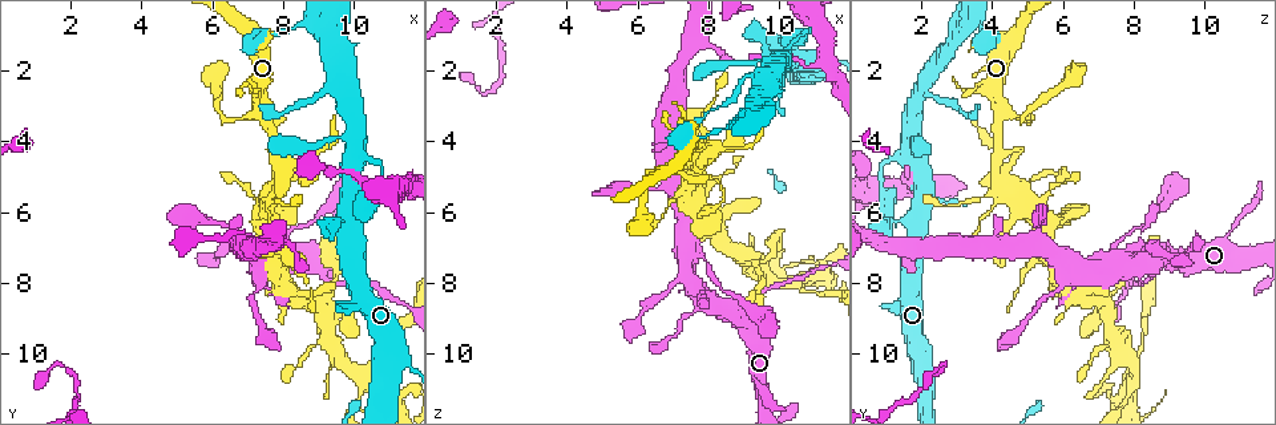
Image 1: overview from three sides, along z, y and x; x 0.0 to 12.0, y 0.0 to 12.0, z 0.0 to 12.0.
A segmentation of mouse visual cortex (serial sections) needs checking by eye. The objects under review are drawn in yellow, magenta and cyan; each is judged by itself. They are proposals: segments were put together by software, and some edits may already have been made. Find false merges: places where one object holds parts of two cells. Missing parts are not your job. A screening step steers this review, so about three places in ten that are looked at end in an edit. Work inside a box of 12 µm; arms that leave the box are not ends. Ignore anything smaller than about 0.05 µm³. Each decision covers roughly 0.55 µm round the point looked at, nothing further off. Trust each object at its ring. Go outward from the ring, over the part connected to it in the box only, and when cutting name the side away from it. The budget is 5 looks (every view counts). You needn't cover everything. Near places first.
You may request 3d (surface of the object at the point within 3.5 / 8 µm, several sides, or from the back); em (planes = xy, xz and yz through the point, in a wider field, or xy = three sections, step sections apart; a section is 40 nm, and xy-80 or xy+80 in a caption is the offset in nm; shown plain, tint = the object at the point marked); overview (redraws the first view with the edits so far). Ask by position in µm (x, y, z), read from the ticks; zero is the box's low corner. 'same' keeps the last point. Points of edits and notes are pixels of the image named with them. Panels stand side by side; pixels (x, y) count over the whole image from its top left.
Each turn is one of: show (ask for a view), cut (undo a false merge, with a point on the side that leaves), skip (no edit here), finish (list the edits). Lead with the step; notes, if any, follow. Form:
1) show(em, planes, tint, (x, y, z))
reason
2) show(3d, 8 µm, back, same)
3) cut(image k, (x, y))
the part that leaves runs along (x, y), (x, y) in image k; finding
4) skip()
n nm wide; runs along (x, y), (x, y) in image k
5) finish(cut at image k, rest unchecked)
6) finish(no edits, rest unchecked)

show(3d, 3.5 µm, (9.6, 2.5, 2.1))
sudden change in width

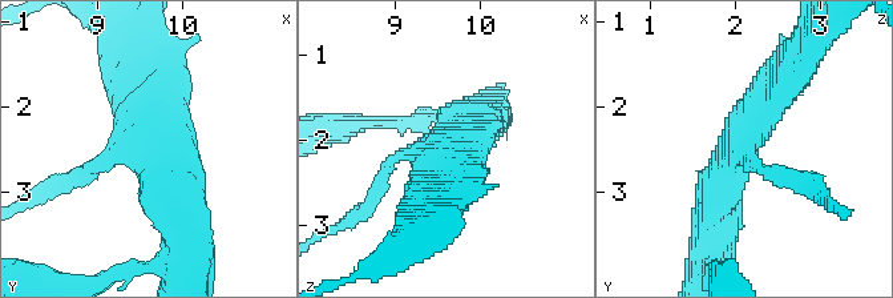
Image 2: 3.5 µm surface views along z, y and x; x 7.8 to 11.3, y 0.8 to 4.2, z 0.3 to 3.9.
show(em, planes, tint, (9.75, 2.40, 2.05))
3 arms; arms of 150, 500, 500 nm; shape alone is not enough

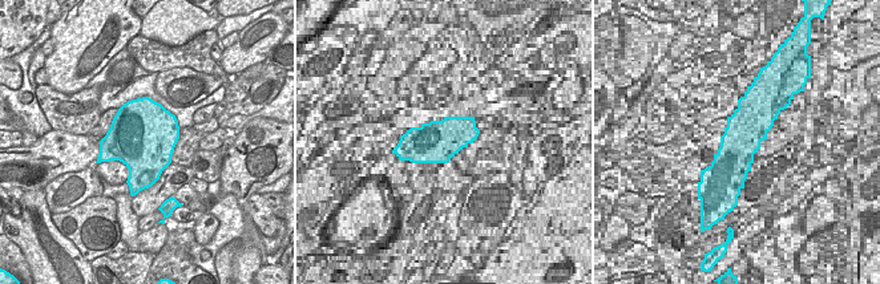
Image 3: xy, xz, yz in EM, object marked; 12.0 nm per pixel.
skip()
800 nm wide; runs along (712, 220), (744, 129), (791, 68) in image 2; all the same cell

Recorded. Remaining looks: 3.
show(3d, 8 µm, (6.3, 3.3, 4.9))
abrupt turn

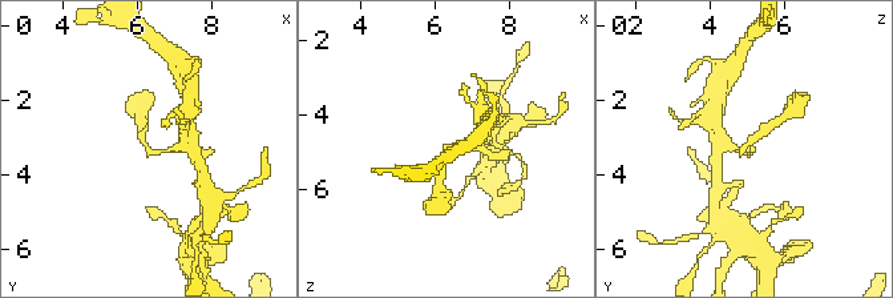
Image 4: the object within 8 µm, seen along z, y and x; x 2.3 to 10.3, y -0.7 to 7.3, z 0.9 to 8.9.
show(3d, 3.5 µm, (6.3, 3.3, 4.8))
zoom in

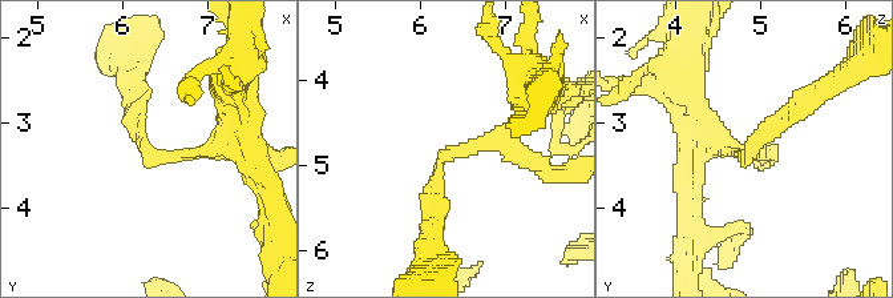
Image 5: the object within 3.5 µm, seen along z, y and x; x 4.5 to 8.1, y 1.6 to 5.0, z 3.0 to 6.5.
show(em, xy, step 2, tint, (6.40, 3.40, 4.90))
arms of 100, 200 nm; now the EM

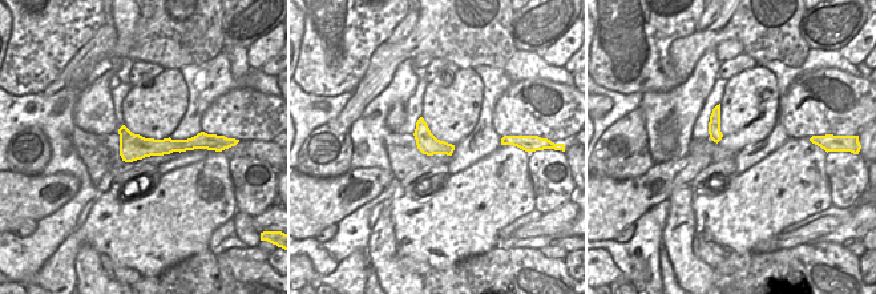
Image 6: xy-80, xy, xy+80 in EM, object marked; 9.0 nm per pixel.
skip()
runs along (525, 113), (443, 157), (439, 214) in image 5; all the same cell

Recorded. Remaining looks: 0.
finish(no edits, rest unchecked)

